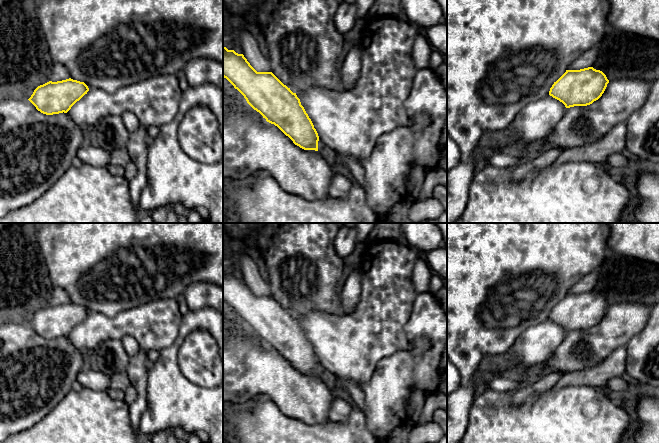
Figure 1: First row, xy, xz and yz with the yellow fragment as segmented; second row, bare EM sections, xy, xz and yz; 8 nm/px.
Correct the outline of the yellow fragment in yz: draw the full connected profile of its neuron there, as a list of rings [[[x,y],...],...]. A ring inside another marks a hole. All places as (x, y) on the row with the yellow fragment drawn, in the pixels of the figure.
[[[593,67],[566,72],[552,85],[549,95],[562,102],[566,108],[587,106],[604,93],[609,80]]]

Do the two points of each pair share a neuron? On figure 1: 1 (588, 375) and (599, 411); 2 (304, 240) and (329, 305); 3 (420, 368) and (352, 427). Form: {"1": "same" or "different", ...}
{"1": "different", "2": "same", "3": "different"}

